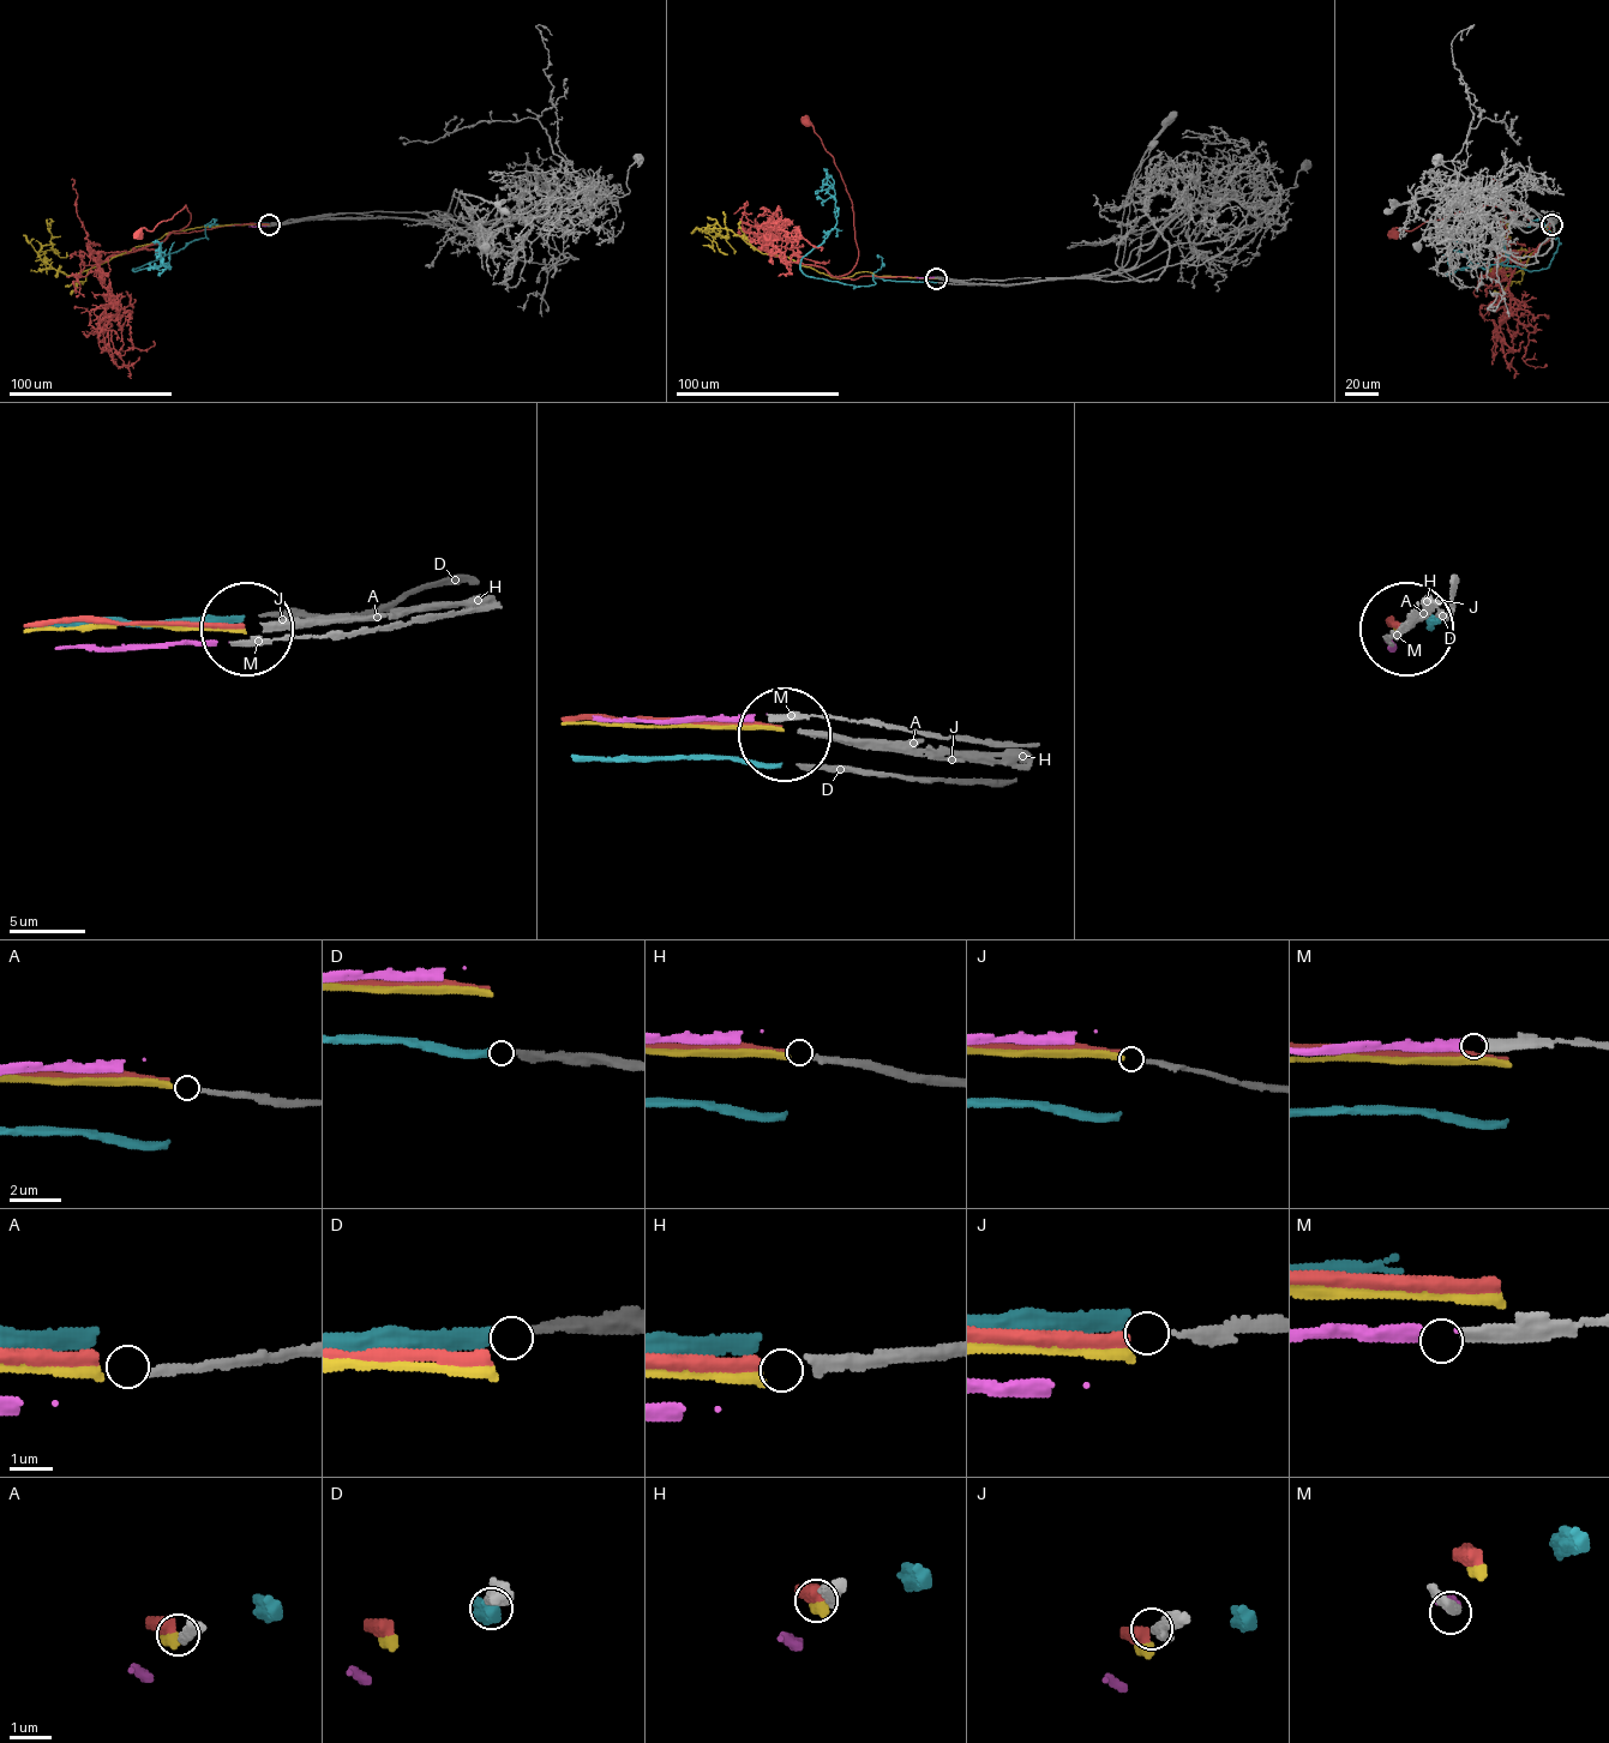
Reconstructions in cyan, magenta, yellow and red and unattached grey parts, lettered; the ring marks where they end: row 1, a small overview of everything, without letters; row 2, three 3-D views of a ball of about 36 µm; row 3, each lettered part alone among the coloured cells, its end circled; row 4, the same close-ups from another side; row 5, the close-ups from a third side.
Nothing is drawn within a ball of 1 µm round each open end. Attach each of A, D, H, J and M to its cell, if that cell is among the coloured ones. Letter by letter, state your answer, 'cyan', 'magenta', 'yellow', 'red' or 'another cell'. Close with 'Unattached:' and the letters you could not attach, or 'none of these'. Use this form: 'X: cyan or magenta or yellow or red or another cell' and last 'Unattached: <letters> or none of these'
A: yellow
D: cyan
H: red
J: another cell
M: magenta
Unattached: J

